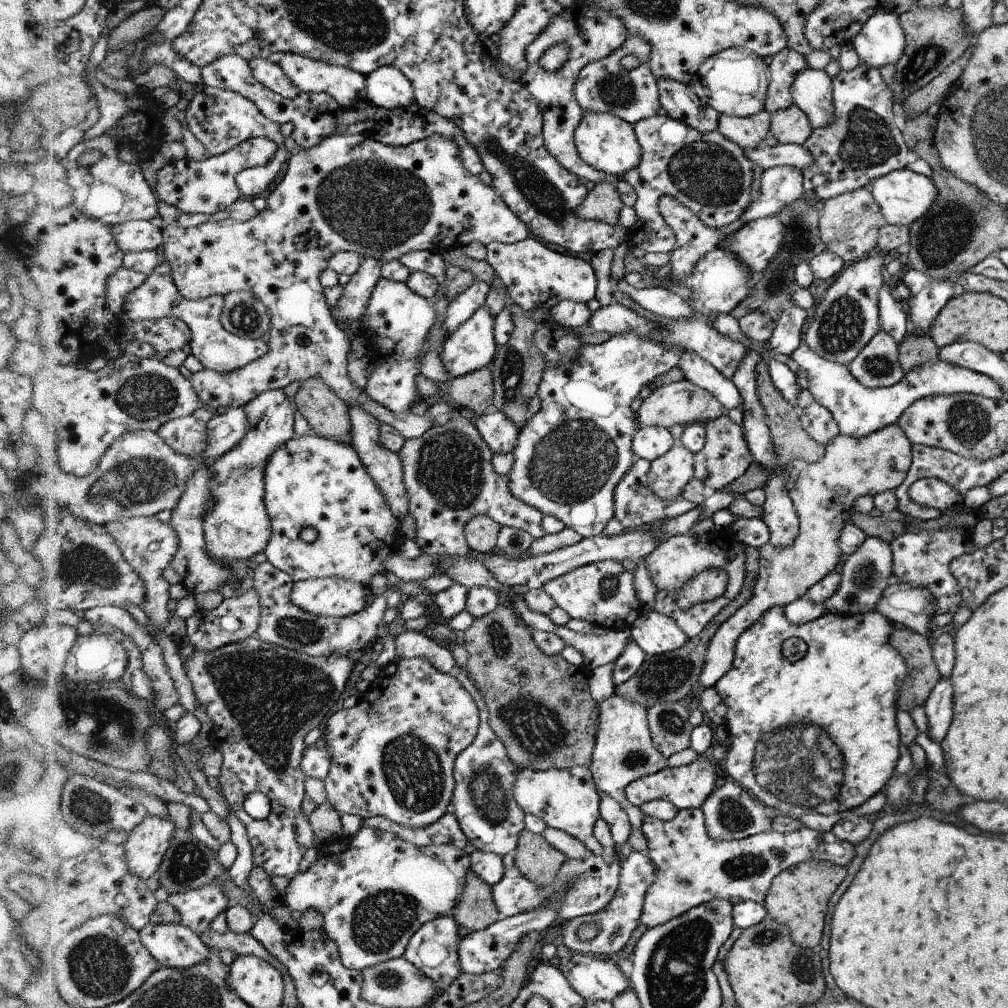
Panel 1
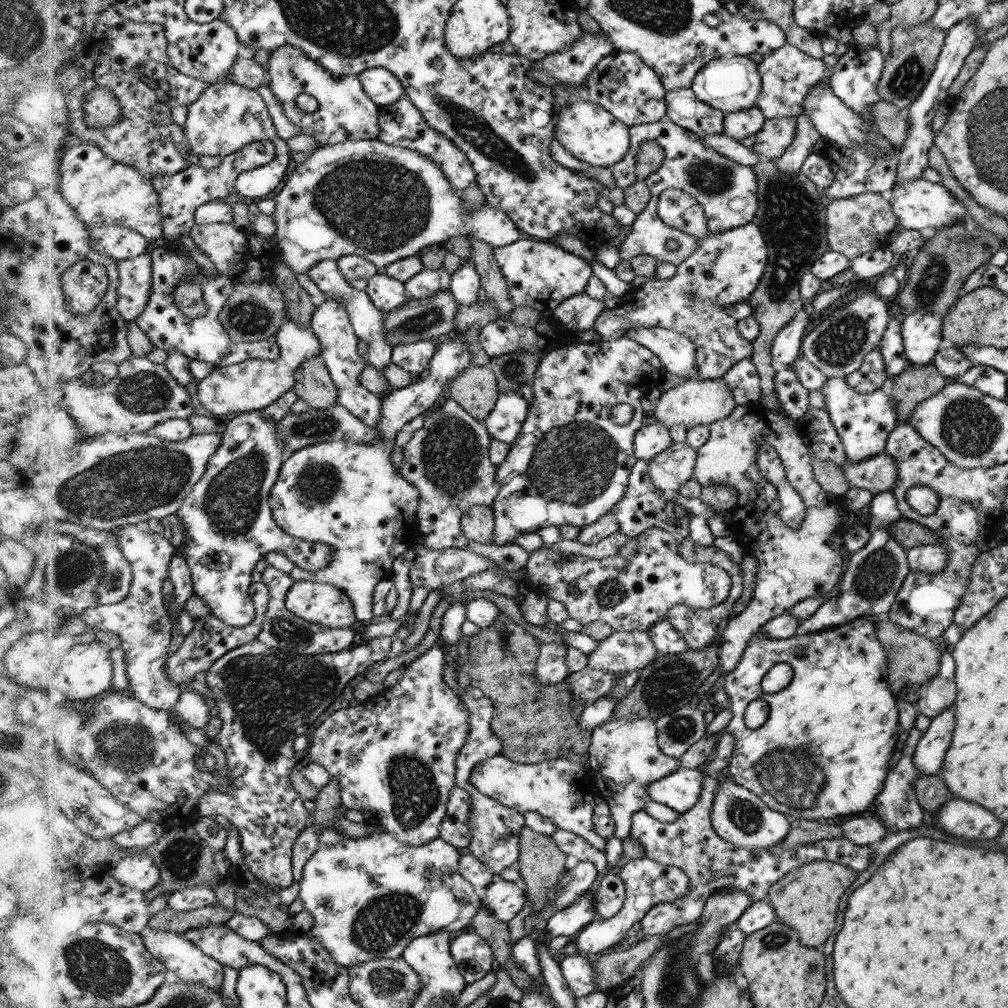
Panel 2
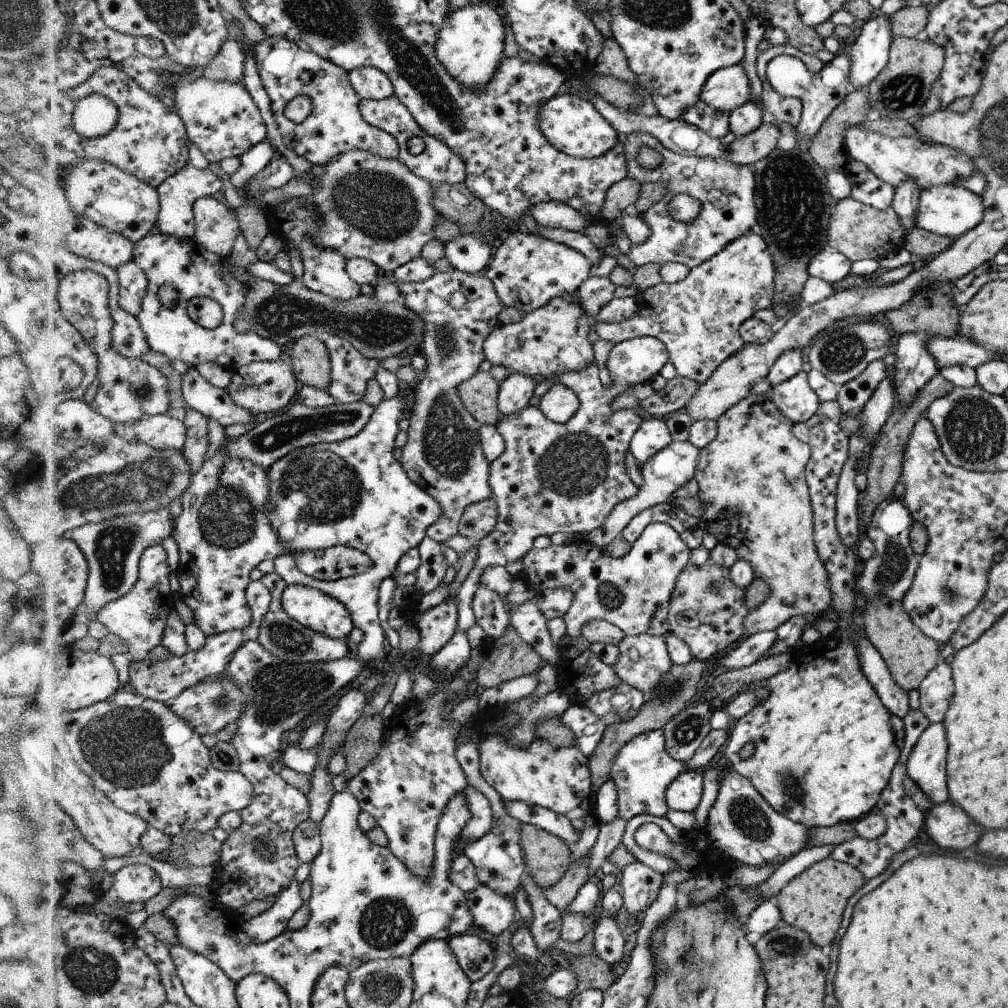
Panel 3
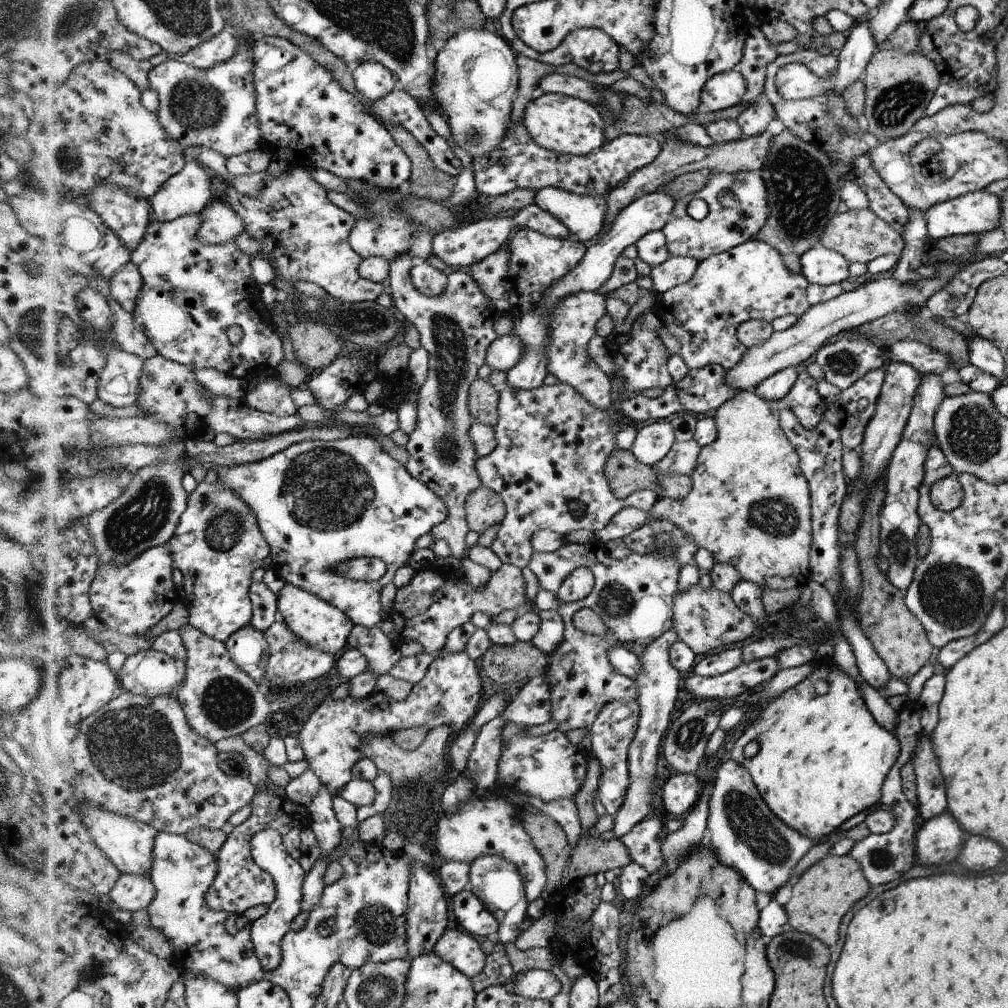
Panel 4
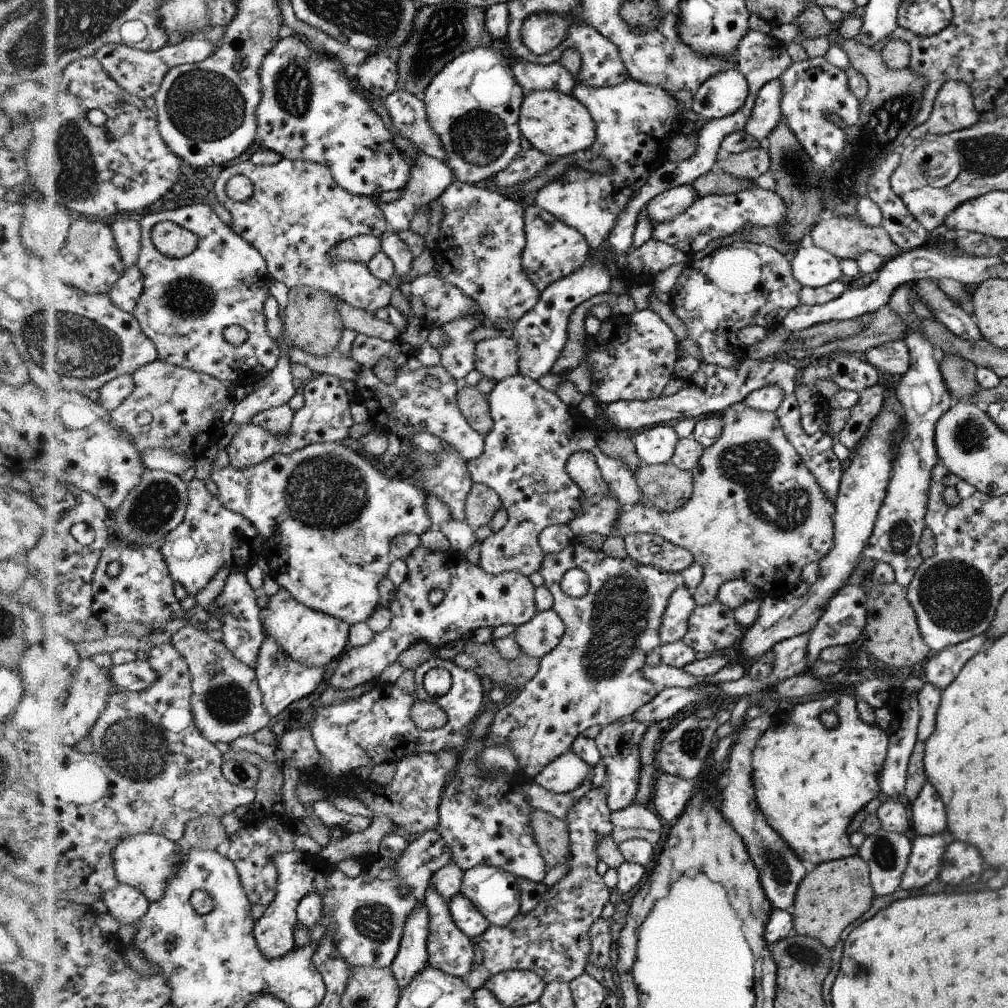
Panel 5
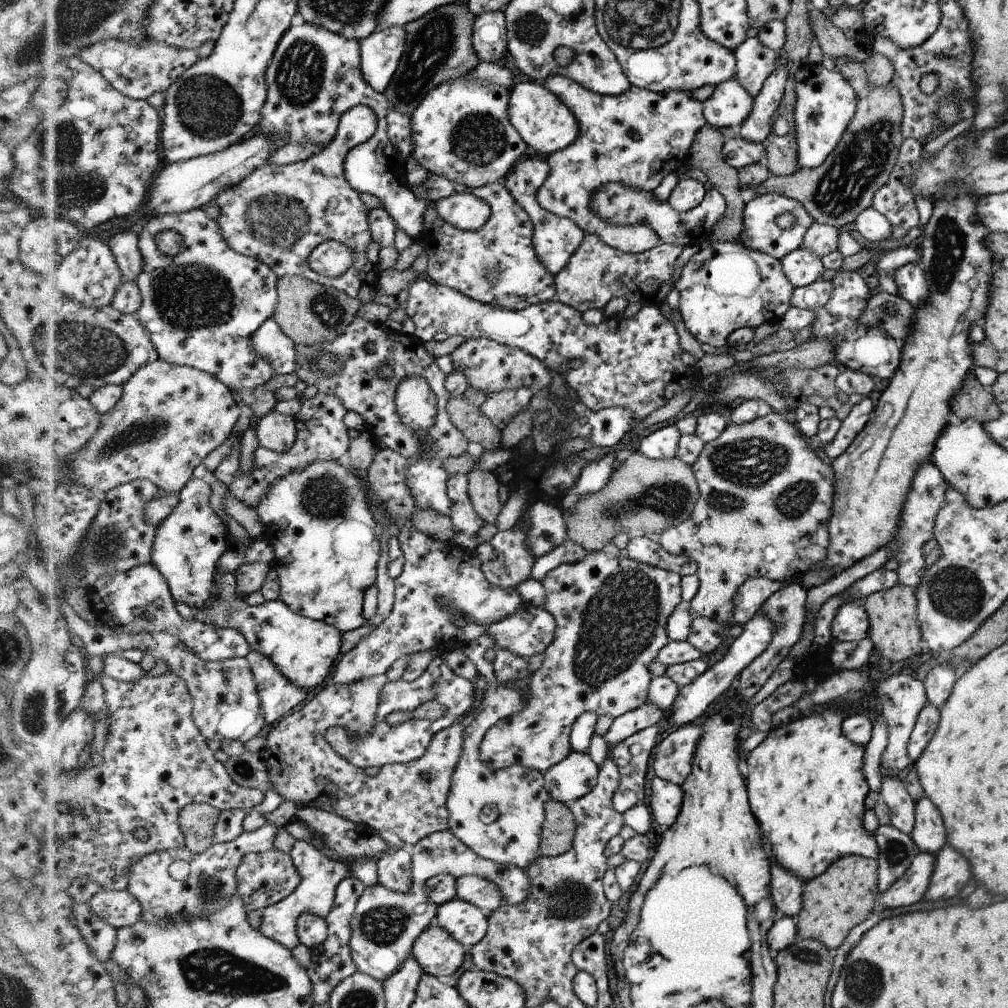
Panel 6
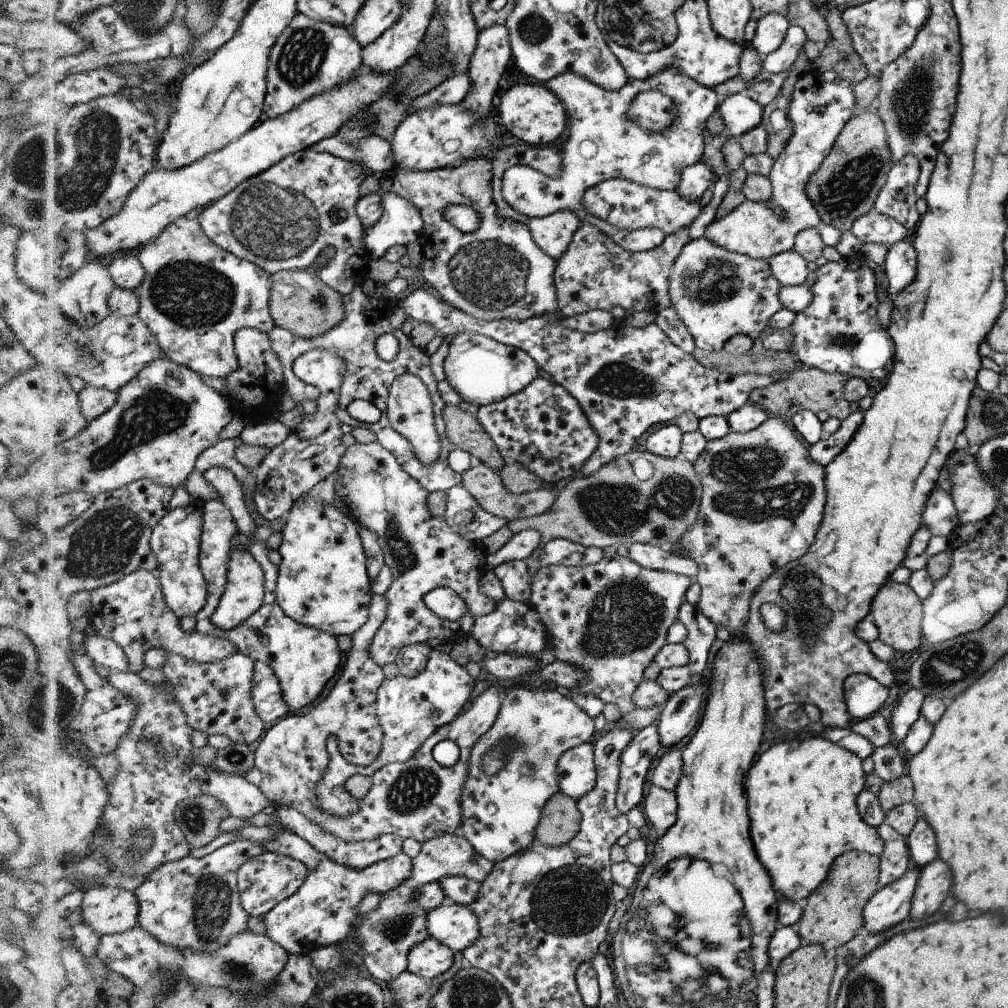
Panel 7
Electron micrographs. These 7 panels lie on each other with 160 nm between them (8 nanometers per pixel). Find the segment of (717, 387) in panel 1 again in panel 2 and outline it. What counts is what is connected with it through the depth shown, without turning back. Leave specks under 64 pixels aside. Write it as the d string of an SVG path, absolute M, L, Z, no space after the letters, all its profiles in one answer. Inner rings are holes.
M656 327L651 329L630 329L625 338L634 339L654 352L661 360L663 370L676 376L692 380L697 373L695 346L678 331Z

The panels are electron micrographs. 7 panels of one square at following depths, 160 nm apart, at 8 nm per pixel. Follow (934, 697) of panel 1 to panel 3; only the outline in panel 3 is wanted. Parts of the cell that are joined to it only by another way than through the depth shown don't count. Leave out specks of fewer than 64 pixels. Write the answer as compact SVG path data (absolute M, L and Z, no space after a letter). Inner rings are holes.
M929 724L918 737L907 762L907 775L918 784L934 805L949 800L947 748L944 725Z

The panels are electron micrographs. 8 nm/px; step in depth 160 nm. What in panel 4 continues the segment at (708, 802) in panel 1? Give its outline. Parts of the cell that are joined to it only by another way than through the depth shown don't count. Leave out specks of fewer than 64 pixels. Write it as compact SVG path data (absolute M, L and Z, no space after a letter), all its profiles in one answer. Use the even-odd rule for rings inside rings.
M734 757L723 763L717 772L709 800L705 841L719 861L741 871L755 891L775 898L777 892L790 882L791 874L800 859L813 845L828 841L839 833L846 833L854 826L865 822L866 817L865 811L862 811L862 814L855 814L854 818L850 818L850 822L844 822L840 830L834 834L820 841L811 841L807 836L786 826L770 810L758 792L750 771Z

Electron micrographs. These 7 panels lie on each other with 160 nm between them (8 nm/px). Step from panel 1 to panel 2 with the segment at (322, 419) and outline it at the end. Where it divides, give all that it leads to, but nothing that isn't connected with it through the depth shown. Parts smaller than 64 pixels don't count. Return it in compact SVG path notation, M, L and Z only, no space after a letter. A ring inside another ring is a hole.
M319 356L301 364L301 368L296 372L294 391L298 399L304 399L315 409L324 410L337 403L337 385Z

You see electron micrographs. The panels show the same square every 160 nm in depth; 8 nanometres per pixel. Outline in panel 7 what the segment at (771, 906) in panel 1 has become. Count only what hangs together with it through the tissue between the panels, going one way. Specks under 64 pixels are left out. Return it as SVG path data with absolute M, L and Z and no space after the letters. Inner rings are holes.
M846 851L830 867L829 876L807 898L802 918L796 929L800 932L801 944L819 944L837 949L852 940L864 926L864 908L880 889L880 858L864 851Z

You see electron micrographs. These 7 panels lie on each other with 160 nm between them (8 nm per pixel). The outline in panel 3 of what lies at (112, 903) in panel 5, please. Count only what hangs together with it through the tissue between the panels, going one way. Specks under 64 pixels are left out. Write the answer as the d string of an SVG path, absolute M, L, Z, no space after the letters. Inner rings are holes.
M126 865L115 873L115 894L130 904L144 904L162 892L162 880L150 865Z

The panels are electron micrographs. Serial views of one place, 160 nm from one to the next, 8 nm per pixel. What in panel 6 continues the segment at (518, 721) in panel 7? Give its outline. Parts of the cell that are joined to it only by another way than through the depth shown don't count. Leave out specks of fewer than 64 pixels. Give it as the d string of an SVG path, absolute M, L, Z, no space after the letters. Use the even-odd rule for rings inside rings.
M482 634L461 649L475 665L479 665L479 674L486 677L488 687L484 692L483 709L465 730L464 752L453 774L452 792L448 795L449 830L482 858L525 870L540 855L545 805L552 795L545 786L544 774L541 771L522 765L494 769L480 757L482 742L490 728L500 720L521 713L527 705L527 702L522 700L520 692L507 689L505 685L497 682L491 662L480 660L482 652L492 648L496 649L492 637ZM482 816L498 818L486 824Z

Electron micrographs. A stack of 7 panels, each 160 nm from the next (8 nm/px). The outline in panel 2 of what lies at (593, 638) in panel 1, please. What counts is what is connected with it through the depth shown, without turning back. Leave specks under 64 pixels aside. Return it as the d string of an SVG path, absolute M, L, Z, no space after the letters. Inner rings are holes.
M613 631L613 633L603 641L599 642L599 647L587 656L588 666L591 669L603 670L609 673L631 673L640 672L646 665L651 665L660 653L654 646L648 632L644 631Z

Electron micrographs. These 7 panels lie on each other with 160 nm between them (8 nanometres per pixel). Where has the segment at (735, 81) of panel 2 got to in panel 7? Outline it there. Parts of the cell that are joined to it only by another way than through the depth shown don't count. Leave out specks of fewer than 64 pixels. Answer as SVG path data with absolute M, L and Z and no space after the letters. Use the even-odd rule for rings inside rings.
M740 93L729 95L721 101L718 111L730 136L736 139L760 125L765 114L764 108L754 101L754 97Z

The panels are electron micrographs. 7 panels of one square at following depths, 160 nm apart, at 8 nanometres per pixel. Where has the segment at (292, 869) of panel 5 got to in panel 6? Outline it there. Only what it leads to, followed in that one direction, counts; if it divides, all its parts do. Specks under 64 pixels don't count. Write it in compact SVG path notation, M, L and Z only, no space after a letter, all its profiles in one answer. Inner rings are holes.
M296 840L291 854L294 857L294 866L301 874L301 884L294 889L294 894L265 910L260 928L266 936L277 940L293 951L300 944L297 922L301 914L308 913L325 920L326 915L333 908L334 897L336 890L340 887L340 882L352 874L352 867L350 867L350 862L334 858L326 850L320 850L319 846L314 846L306 840Z

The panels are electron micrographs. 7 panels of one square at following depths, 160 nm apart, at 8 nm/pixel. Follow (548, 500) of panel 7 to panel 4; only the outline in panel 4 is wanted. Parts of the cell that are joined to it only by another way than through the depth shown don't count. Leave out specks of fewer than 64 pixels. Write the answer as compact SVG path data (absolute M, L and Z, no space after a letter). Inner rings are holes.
M480 485L468 498L465 505L469 530L479 534L494 524L500 524L505 518L505 501L497 491Z

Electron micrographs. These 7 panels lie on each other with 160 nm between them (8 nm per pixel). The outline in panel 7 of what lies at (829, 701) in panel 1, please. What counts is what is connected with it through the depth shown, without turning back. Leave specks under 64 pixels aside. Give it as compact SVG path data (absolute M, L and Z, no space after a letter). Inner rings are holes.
M822 736L814 738L806 738L802 742L786 742L782 744L772 744L768 752L764 752L758 762L752 764L750 768L750 782L746 782L746 790L750 790L750 818L754 818L754 842L758 842L758 854L762 854L762 862L765 869L769 871L771 878L773 879L773 886L778 896L783 900L795 902L800 904L802 900L807 898L816 890L821 882L826 880L829 876L830 867L834 864L834 861L838 856L846 851L864 851L870 854L880 856L885 850L885 841L880 835L880 831L877 828L871 827L866 824L866 821L860 816L856 799L858 793L864 788L864 770L862 770L862 762L860 758L855 754L852 754L849 750L826 740Z

